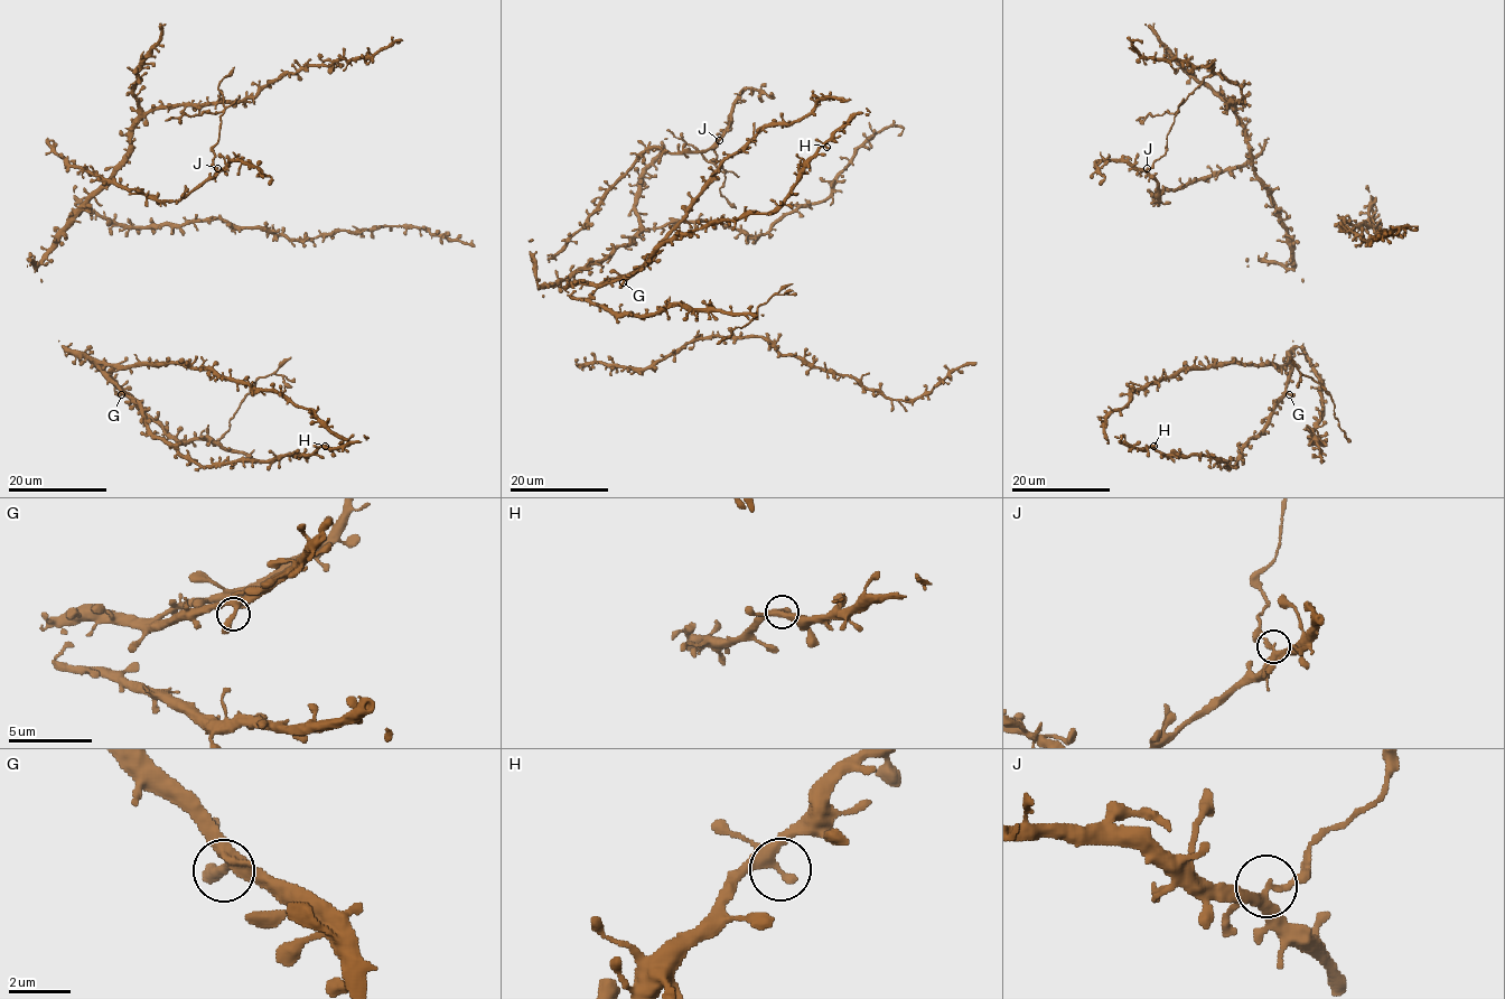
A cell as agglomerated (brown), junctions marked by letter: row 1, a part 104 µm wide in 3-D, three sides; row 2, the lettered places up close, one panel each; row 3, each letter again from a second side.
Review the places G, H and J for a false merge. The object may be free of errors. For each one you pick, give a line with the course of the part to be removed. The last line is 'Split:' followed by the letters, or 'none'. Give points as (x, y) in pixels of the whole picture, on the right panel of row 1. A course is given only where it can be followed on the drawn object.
J: Course of the part to remove: (1147, 169), (1166, 152), (1167, 134), (1178, 112), (1148, 114), (1136, 121)
Split: J

